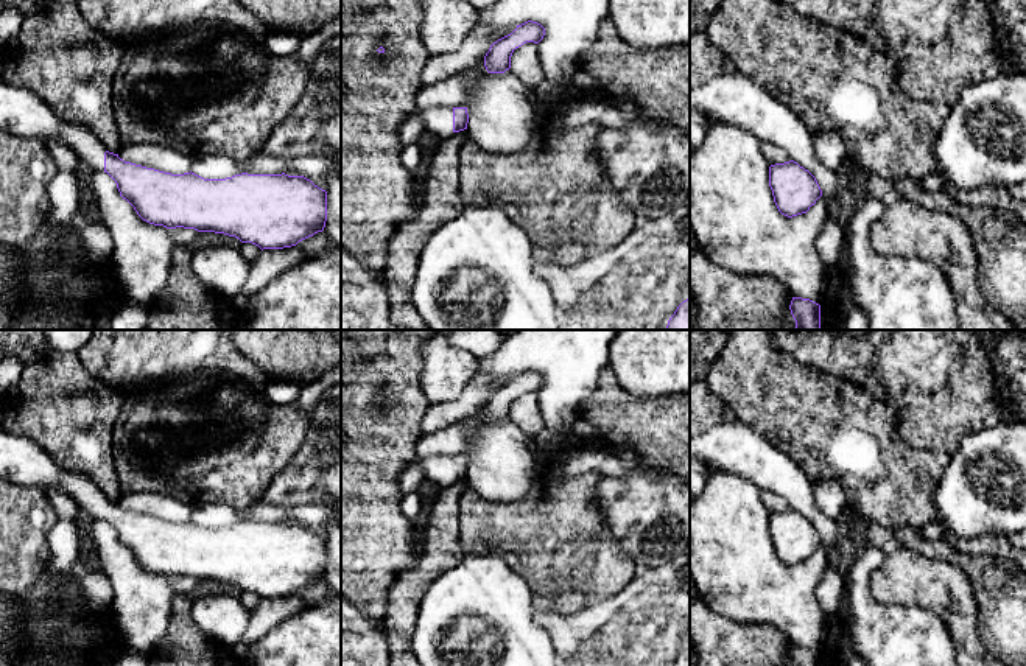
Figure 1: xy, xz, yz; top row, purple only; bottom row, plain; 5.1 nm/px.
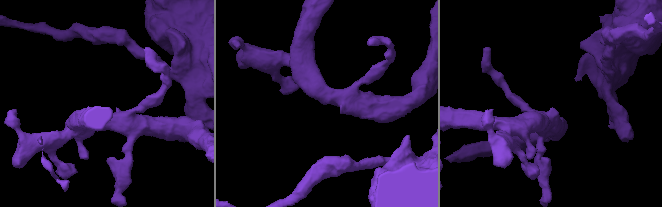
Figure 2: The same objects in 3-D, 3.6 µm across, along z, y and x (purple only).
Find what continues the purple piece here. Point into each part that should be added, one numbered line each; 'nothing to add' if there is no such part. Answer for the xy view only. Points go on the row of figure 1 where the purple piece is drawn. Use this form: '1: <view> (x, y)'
1: xy (22, 114)

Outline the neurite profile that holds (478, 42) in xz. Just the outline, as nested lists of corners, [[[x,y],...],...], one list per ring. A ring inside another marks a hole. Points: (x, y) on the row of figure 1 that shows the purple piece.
[[[476,25],[458,51],[450,54],[428,56],[422,70],[422,82],[434,84],[453,73],[472,67],[483,56],[486,56],[494,42],[511,34],[515,28],[517,25],[506,30],[492,30],[486,25]]]

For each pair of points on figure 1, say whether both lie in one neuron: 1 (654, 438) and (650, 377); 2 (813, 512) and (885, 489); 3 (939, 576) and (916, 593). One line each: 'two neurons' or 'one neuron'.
1: two neurons
2: two neurons
3: one neuron

